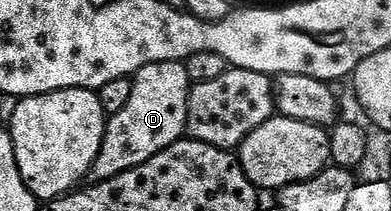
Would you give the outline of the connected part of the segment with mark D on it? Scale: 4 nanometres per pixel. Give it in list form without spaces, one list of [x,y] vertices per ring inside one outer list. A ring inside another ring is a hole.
[[[154,62],[138,70],[130,81],[129,102],[107,120],[101,152],[93,167],[94,177],[99,180],[137,168],[145,164],[145,160],[153,160],[157,152],[180,141],[187,129],[187,105],[193,84],[184,63]]]

